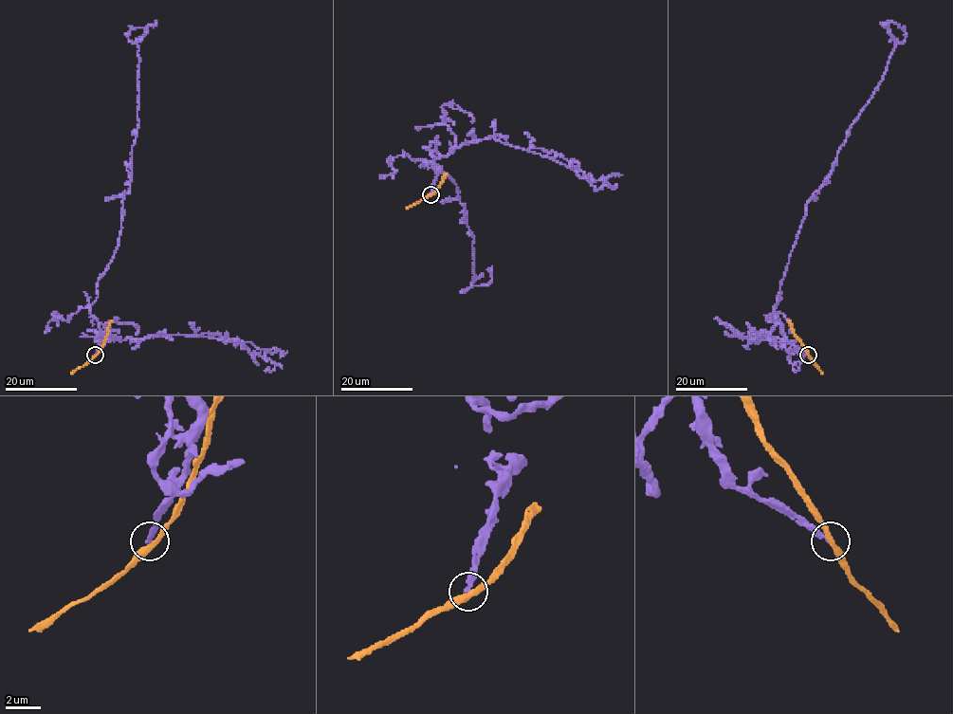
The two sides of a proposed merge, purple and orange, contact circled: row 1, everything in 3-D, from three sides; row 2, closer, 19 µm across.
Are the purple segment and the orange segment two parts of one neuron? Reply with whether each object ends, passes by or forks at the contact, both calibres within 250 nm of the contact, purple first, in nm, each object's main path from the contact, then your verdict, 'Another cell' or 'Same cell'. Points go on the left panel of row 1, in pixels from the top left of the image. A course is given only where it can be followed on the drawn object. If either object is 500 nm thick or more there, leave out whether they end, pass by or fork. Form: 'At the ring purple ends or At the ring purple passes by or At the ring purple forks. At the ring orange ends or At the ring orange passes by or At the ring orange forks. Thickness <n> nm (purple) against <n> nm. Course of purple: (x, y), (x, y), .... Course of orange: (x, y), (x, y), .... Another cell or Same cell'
At the ring purple ends. At the ring orange passes by. Thickness 240 nm (purple) against 320 nm. Course of purple: (96, 355), (105, 328), (89, 306), (117, 246), (138, 124), (138, 45), (127, 35), (134, 27), (157, 23). Course of orange: (96, 355), (112, 320). Another cell

